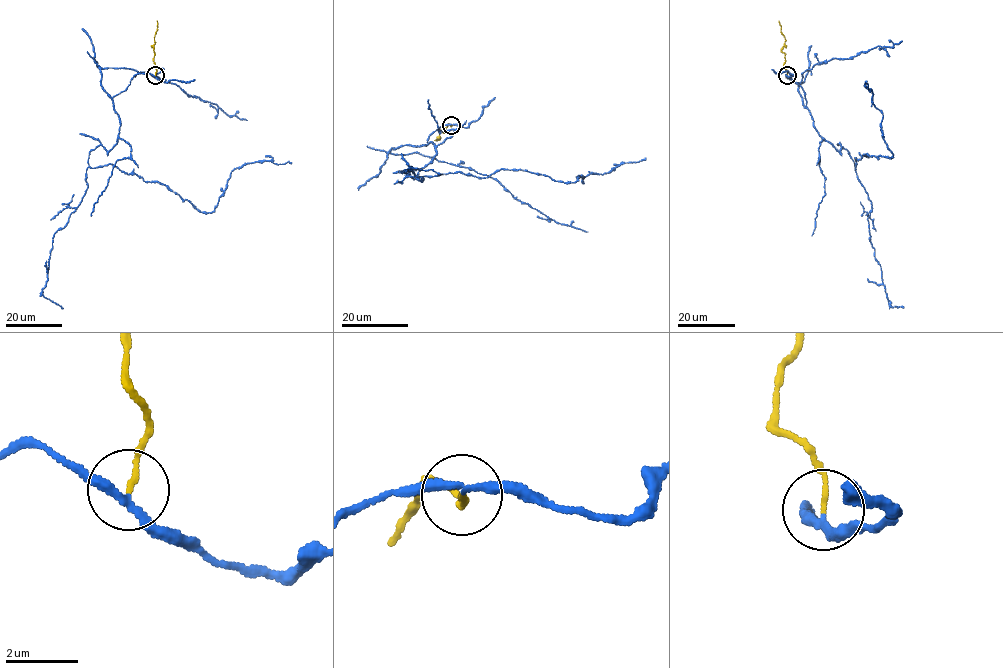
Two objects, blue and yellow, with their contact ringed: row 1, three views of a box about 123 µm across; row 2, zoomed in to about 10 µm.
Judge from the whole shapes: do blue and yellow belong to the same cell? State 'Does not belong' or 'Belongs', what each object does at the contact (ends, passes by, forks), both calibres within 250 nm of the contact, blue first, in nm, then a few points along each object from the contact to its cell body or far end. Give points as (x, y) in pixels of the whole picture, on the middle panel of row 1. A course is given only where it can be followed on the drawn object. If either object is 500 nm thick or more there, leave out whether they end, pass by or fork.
Does not belong. At the ring blue passes by. At the ring yellow ends. Thickness 200 nm (blue) against 130 nm. Course of blue: (451, 125), (413, 146), (432, 142), (436, 154), (414, 179), (521, 169), (583, 183), (645, 157). Course of yellow: (451, 125), (446, 126), (443, 132), (440, 130), (440, 138), (434, 140)

